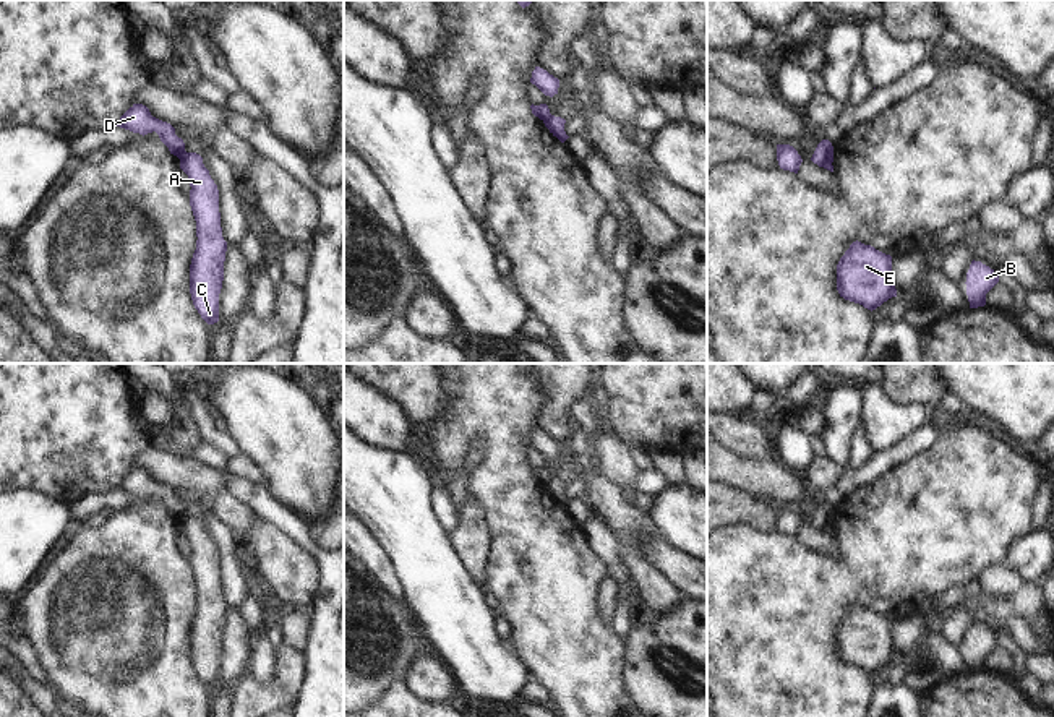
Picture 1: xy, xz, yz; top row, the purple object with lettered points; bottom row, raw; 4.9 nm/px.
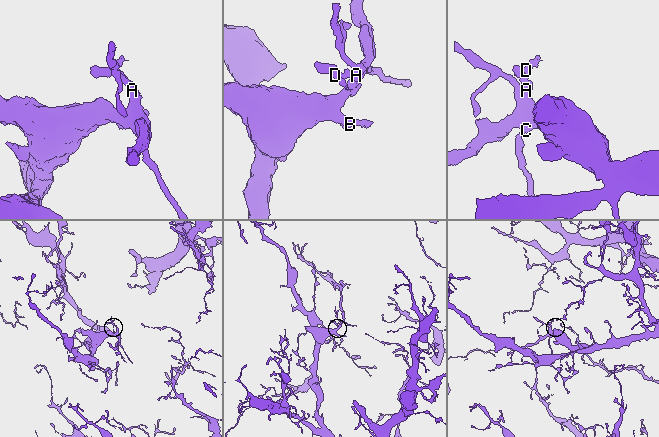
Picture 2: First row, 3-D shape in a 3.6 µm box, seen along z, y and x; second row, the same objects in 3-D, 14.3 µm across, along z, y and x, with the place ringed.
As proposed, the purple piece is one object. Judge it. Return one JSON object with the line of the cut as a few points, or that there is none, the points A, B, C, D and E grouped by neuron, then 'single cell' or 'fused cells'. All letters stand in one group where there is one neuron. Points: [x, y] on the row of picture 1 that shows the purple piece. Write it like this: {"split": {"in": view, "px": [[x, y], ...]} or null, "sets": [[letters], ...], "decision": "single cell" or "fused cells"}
{"split": {"in": "xy", "px": [[185, 151], [180, 161]]}, "sets": [["A", "B", "C", "E"], ["D"]], "decision": "fused cells"}

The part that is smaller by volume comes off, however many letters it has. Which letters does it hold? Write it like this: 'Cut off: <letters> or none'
Cut off: D

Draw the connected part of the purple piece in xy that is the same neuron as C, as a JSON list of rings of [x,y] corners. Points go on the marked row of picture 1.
[[[186,152],[180,169],[190,178],[190,206],[196,221],[196,250],[190,264],[190,294],[208,324],[219,321],[227,242],[222,237],[219,190],[196,152]]]

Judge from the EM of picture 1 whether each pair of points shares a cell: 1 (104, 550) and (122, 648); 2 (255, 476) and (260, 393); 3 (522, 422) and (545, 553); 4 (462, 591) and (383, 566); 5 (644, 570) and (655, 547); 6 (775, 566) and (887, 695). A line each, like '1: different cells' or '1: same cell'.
1: same cell
2: different cells
3: same cell
4: different cells
5: different cells
6: different cells

